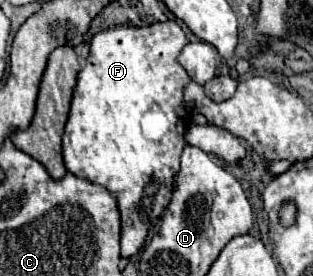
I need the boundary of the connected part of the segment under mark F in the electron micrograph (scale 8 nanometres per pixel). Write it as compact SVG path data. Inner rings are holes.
M167 20L167 22L155 22L151 26L141 26L141 28L131 28L131 26L111 26L109 30L103 30L99 34L93 36L91 40L91 52L87 58L85 68L79 72L77 76L77 86L73 92L73 102L71 102L71 112L69 112L69 120L65 126L65 134L63 134L63 161L67 172L71 172L77 178L89 180L93 184L99 184L103 188L107 188L119 204L119 212L121 212L121 256L123 258L131 258L133 254L139 252L139 248L143 246L149 228L155 224L155 220L161 216L161 212L167 208L169 200L171 200L171 192L173 192L173 180L175 174L179 172L179 158L181 152L185 148L183 142L183 132L187 128L187 122L179 116L179 112L187 112L185 104L183 104L183 86L189 82L187 72L181 68L181 64L177 62L181 50L185 48L187 38L185 32L181 30L181 26L175 20ZM149 114L161 114L159 120L147 120Z

